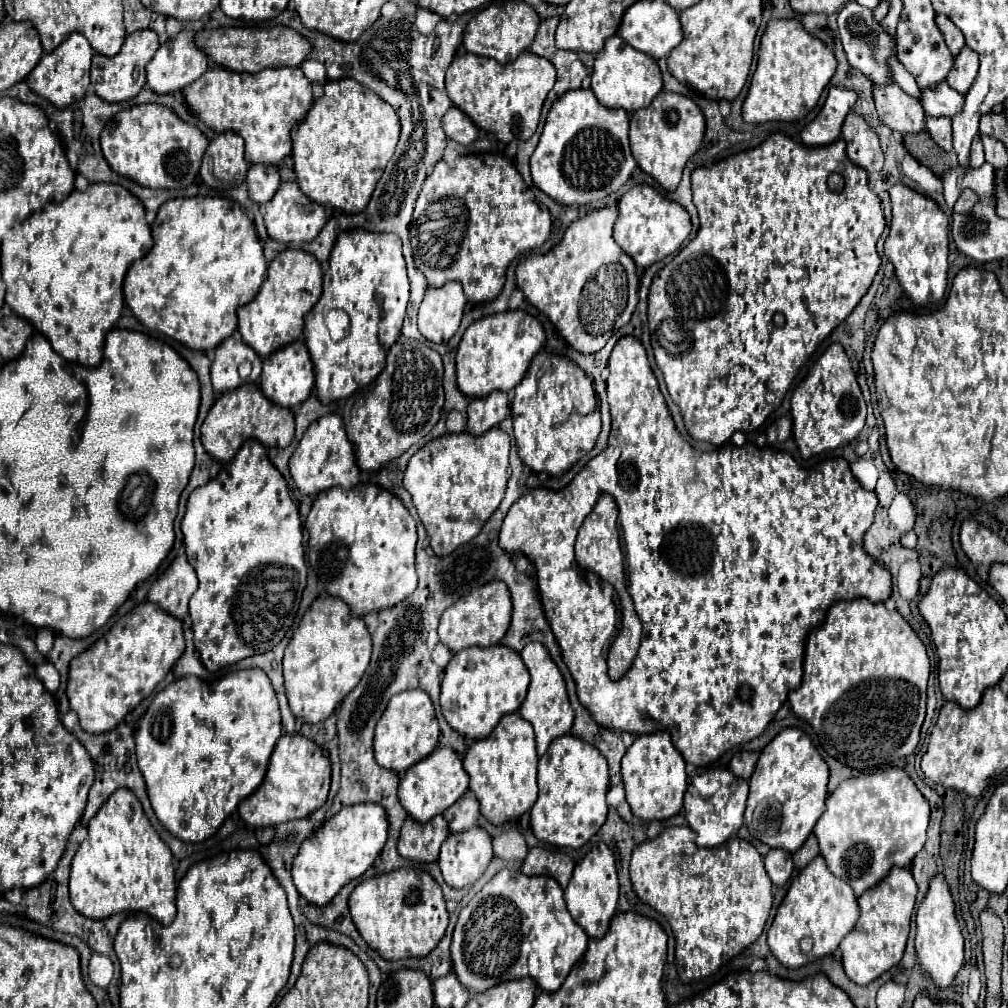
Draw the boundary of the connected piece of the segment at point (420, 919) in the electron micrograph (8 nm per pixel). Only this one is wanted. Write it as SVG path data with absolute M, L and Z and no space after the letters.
M411 867L359 883L349 897L349 911L363 941L387 961L429 955L445 935L449 923L441 887L429 873Z

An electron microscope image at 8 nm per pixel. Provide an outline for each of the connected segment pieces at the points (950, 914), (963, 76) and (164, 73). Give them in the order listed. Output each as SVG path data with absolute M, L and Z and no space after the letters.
M937 873L931 877L929 891L927 891L919 911L917 911L915 949L917 949L921 969L925 973L929 973L939 987L951 985L953 977L961 969L961 965L963 965L963 943L965 943L965 939L961 933L961 925L955 917L955 903L953 903L949 885L945 881L945 875Z
M967 45L963 47L963 51L959 51L959 55L955 57L953 69L947 75L947 83L951 89L959 91L961 95L965 95L977 75L979 69L979 57L975 55L975 51L971 51Z
M183 31L173 41L159 47L155 57L147 63L147 85L159 93L175 93L199 79L209 59L193 45L195 31Z

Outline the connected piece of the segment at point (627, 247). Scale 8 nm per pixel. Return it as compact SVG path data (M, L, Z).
M635 185L619 199L619 219L615 223L615 241L619 247L629 253L639 267L649 267L667 255L673 255L681 249L691 233L691 219L685 207L675 201L665 199L649 185Z

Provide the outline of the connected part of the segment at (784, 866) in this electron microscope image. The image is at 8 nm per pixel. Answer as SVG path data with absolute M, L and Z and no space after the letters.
M771 849L765 857L765 869L767 869L773 885L783 887L793 873L791 853L785 849Z

